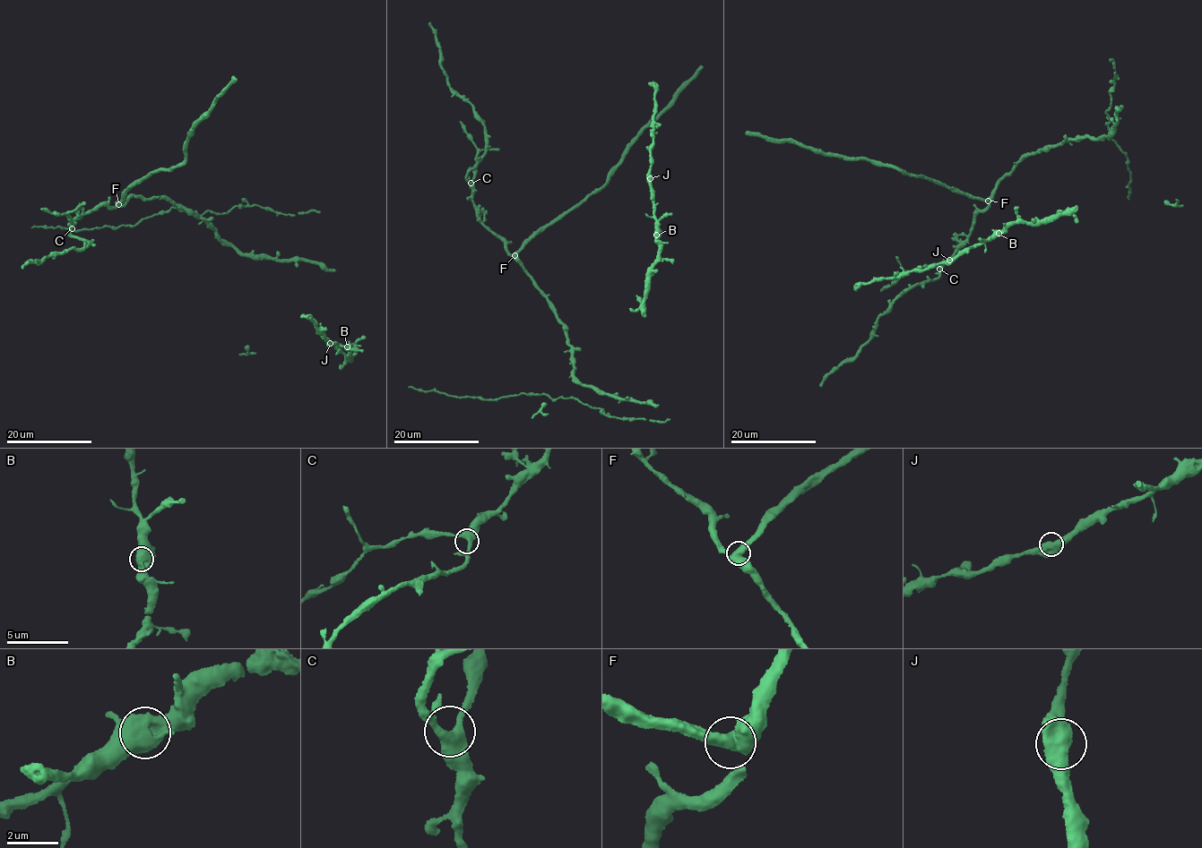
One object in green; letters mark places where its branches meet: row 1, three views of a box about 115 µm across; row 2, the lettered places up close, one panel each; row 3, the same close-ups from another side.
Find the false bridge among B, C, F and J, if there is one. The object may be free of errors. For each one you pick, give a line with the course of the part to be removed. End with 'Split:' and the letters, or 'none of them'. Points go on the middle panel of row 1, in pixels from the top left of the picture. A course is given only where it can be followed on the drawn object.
F: foreign part runs (514, 255), (540, 229), (584, 201), (602, 186), (621, 155), (701, 67)
Split: F

